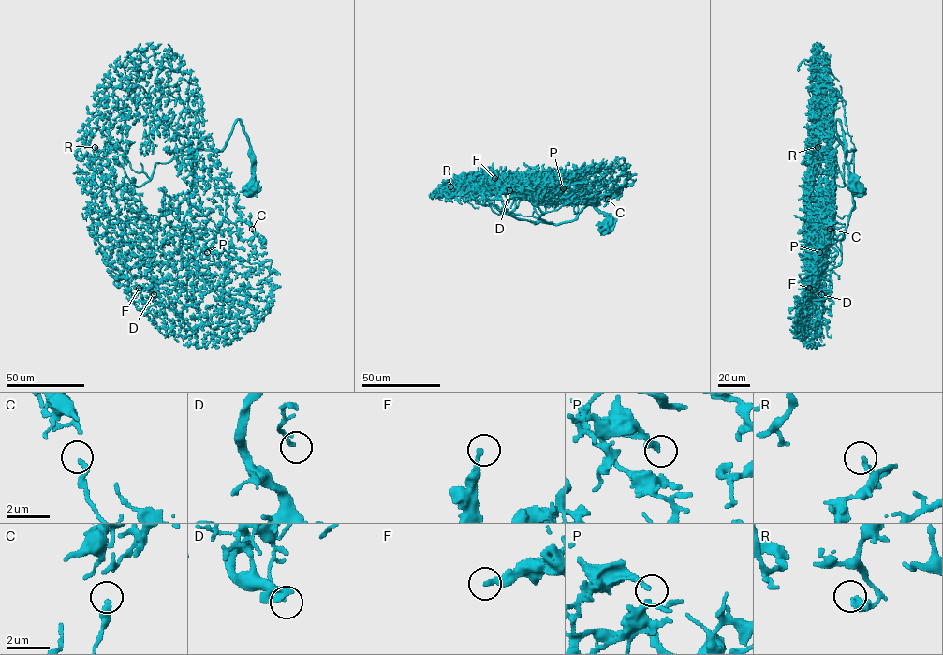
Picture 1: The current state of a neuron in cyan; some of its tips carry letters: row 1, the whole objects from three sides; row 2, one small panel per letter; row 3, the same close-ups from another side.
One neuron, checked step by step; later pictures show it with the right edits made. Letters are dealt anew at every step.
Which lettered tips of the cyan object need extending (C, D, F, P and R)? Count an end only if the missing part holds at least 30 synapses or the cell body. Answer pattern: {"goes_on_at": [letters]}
{"goes_on_at": []}

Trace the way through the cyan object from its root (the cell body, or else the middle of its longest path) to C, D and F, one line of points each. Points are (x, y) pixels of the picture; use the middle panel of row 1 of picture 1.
C: (610, 223), (591, 204), (559, 224), (540, 218), (570, 202), (574, 214), (579, 203), (608, 199)
D: (610, 223), (606, 214), (591, 204), (573, 220), (559, 224), (518, 218), (504, 210), (508, 183), (509, 190)
F: (610, 223), (606, 214), (591, 204), (559, 224), (518, 218), (504, 210), (508, 186), (495, 186), (494, 178)

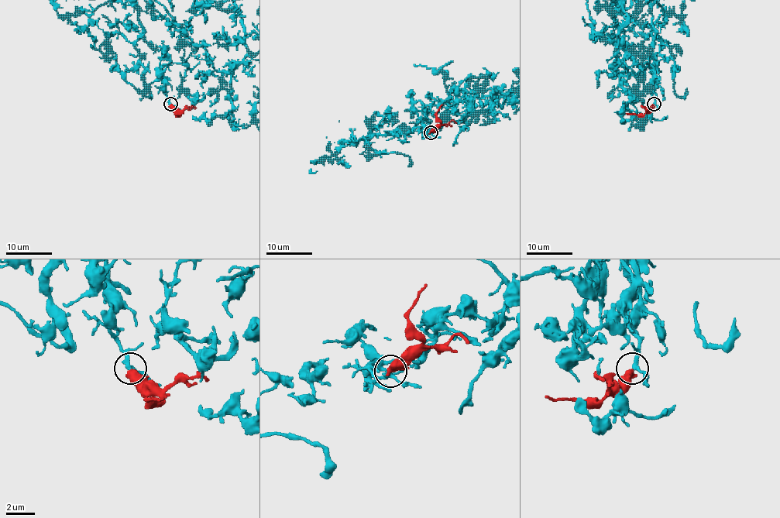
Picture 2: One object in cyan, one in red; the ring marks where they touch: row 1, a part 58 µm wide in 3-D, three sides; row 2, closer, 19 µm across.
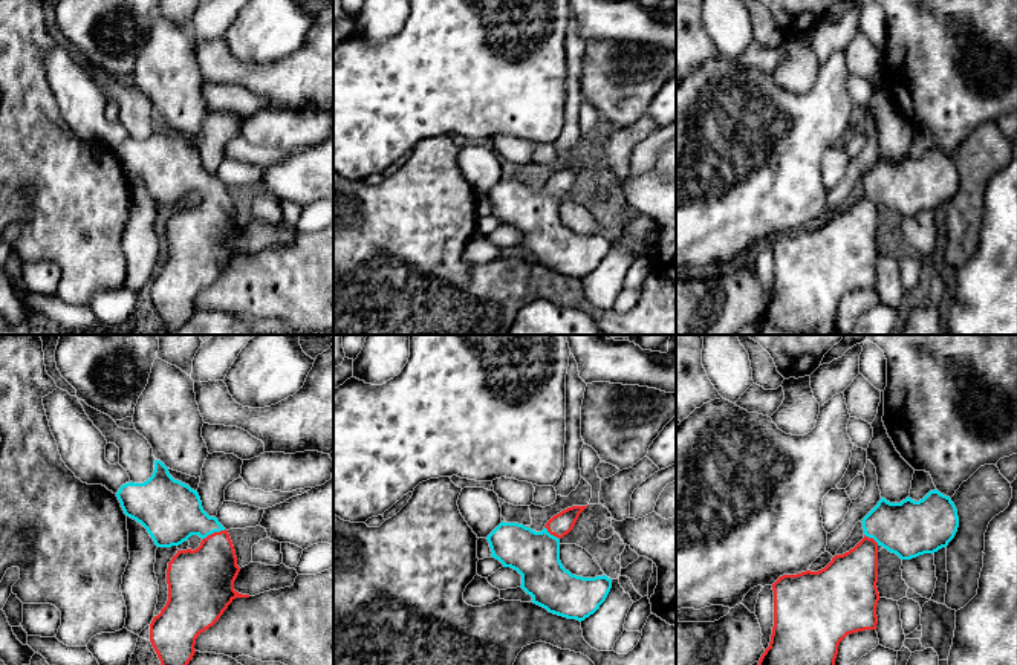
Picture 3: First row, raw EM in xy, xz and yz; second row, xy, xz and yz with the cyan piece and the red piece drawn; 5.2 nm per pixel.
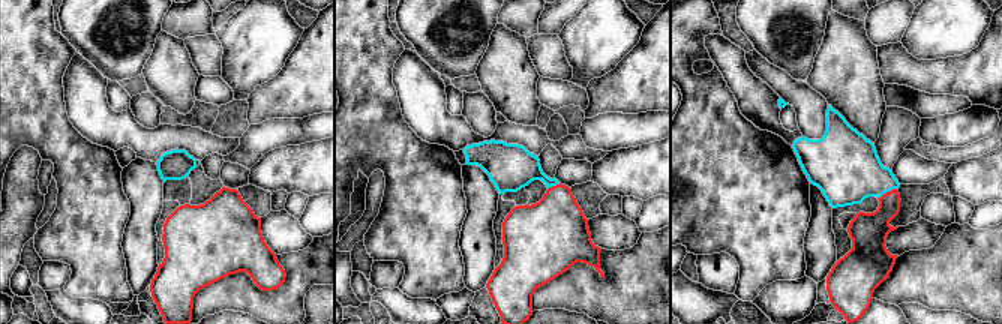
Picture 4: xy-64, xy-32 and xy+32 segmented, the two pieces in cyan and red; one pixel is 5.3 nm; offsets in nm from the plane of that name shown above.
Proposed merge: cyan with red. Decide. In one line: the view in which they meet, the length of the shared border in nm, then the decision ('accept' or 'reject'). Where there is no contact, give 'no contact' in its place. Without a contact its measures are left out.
meets cyan in xy; contact 140 nm long; accept

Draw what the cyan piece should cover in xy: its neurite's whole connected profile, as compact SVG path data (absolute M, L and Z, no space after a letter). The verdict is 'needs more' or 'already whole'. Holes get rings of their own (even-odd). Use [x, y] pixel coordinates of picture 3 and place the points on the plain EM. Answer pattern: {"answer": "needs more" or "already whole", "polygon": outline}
{"answer": "needs more", "polygon": "M154 118L153 133L147 139L125 141L116 154L124 171L141 180L158 205L179 203L191 193L202 196L197 206L177 208L168 220L168 258L150 281L150 300L162 327L173 333L193 316L197 294L213 284L236 255L249 255L234 248L240 229L236 208L228 188L203 168L197 148L174 138L161 118Z"}

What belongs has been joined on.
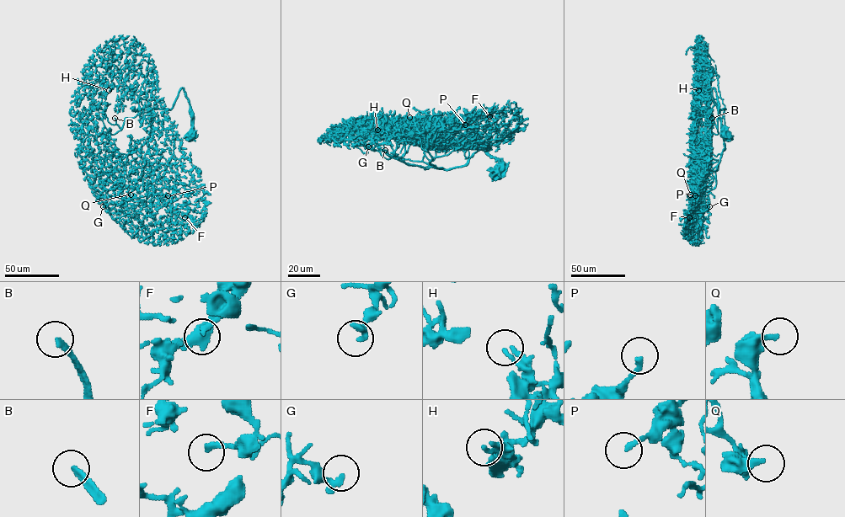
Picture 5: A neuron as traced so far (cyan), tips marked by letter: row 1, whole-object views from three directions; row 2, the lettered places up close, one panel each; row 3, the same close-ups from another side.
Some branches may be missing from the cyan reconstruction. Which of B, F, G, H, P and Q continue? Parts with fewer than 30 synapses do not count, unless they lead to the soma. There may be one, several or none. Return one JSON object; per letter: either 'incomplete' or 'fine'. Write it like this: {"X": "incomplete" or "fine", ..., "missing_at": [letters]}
{"B": "incomplete", "F": "fine", "G": "fine", "H": "fine", "P": "fine", "Q": "fine", "missing_at": ["B"]}

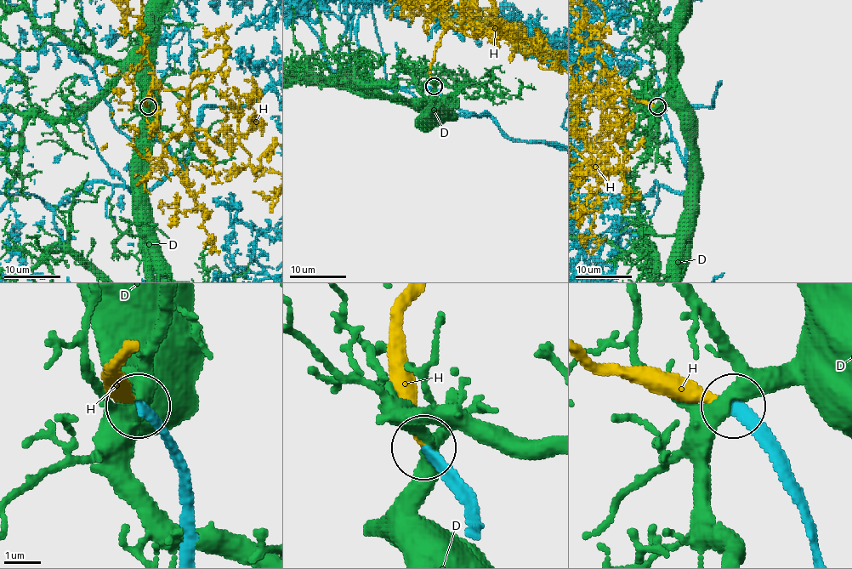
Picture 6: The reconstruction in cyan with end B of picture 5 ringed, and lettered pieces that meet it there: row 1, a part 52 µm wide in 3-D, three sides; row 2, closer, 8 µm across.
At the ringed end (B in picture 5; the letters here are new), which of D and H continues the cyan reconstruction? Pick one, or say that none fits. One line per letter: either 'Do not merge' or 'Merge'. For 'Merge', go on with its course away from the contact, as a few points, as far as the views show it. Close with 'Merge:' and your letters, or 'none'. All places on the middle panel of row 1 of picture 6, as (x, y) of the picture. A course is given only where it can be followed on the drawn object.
D: Do not merge
H: Merge
Merge: H

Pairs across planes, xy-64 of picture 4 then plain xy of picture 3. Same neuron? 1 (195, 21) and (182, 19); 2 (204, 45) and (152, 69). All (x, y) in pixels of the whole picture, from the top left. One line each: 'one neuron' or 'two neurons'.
1: one neuron
2: two neurons

